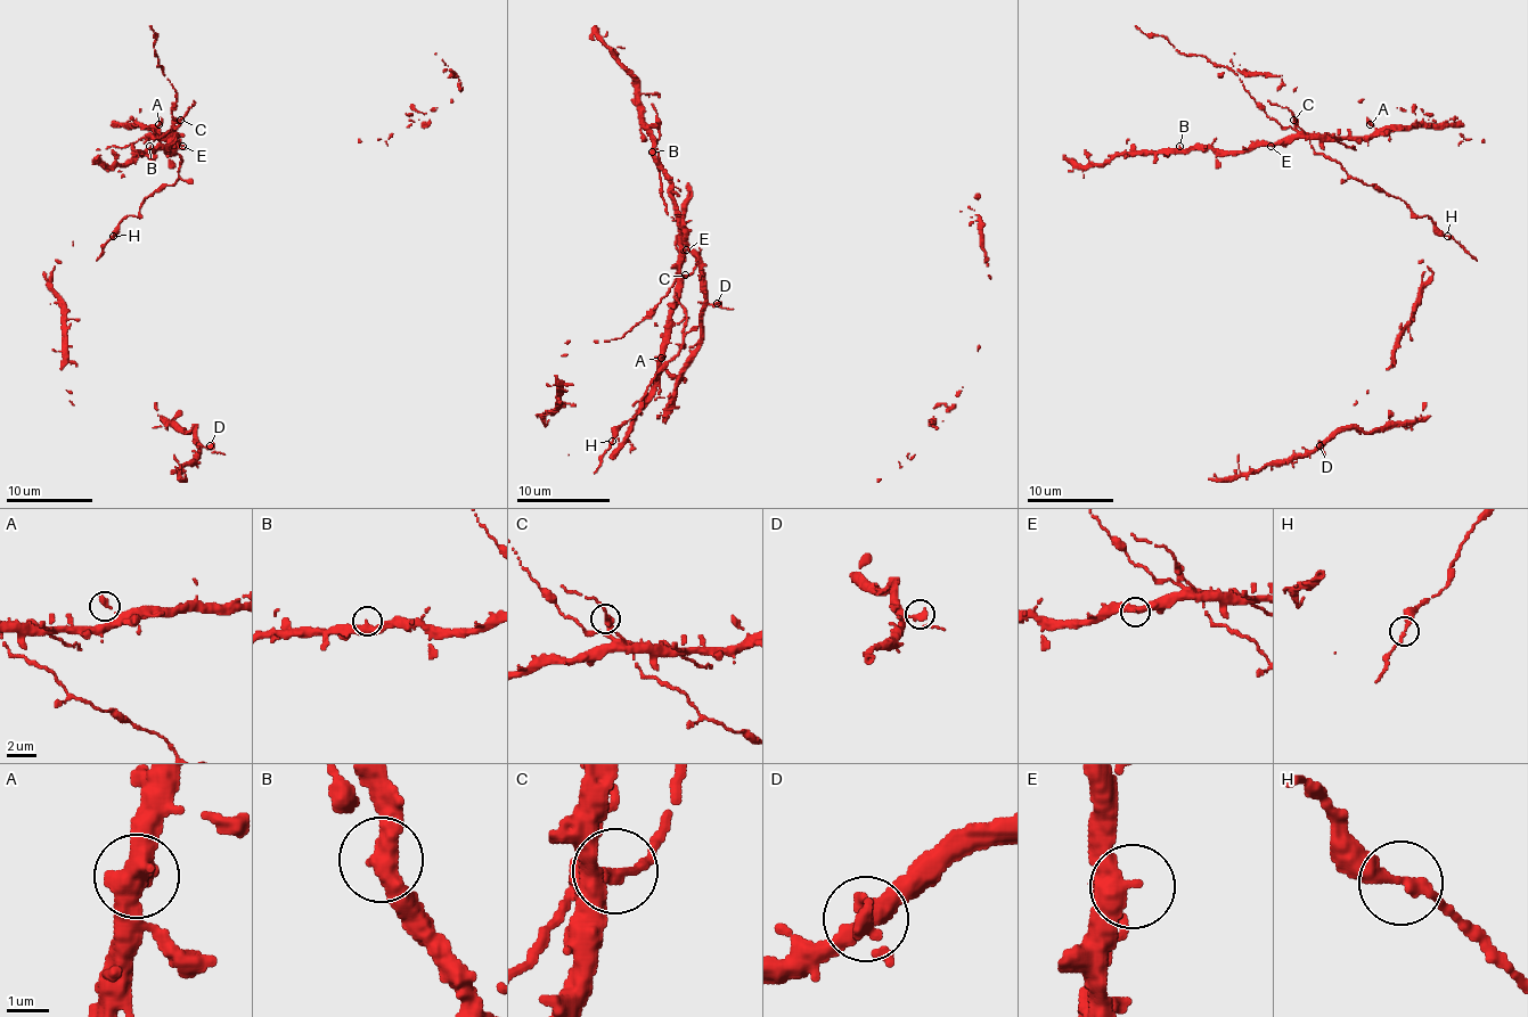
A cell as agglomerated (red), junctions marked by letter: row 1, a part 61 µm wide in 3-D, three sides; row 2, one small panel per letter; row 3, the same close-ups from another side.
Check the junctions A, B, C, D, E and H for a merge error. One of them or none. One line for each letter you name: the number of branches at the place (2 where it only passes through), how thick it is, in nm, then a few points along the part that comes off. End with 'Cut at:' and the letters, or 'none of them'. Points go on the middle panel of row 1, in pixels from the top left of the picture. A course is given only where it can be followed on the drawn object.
C: 2 branches meet; 340 nm thick; foreign part runs (684, 276), (628, 331), (610, 341), (594, 341)
Cut at: C

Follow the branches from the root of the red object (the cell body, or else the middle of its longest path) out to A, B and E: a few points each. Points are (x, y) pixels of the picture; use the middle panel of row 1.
A: (610, 441), (638, 413), (650, 380), (681, 345), (686, 311), (675, 292), (670, 338), (661, 358)
B: (610, 441), (638, 413), (650, 380), (679, 350), (686, 320), (675, 296), (677, 208), (670, 175), (652, 152)
E: (610, 441), (614, 432), (638, 413), (650, 380), (681, 345), (686, 311), (675, 292), (677, 264), (686, 249)

